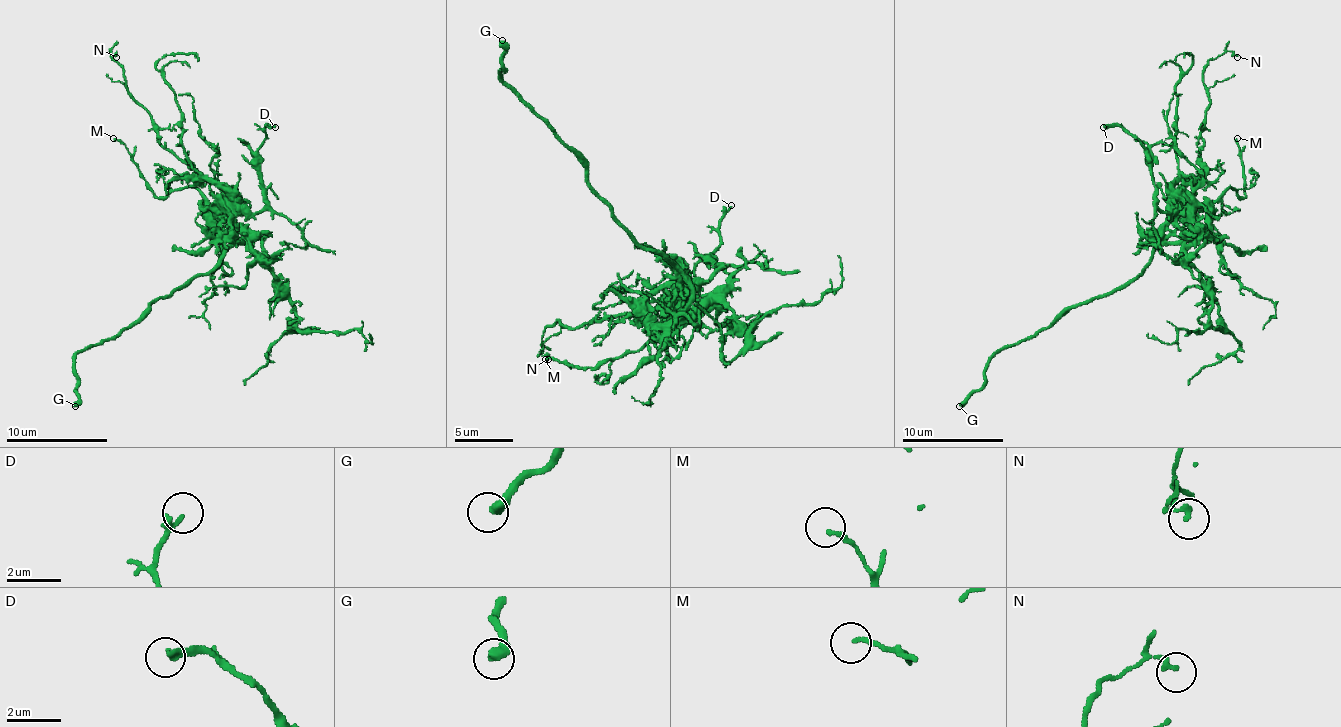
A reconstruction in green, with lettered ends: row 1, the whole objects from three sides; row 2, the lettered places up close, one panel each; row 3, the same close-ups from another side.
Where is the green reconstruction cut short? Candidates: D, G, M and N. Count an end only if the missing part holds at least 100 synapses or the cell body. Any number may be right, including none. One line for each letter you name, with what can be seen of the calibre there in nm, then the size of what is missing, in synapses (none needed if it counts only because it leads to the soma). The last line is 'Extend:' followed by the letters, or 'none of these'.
G: 400 nm
Extend: G

